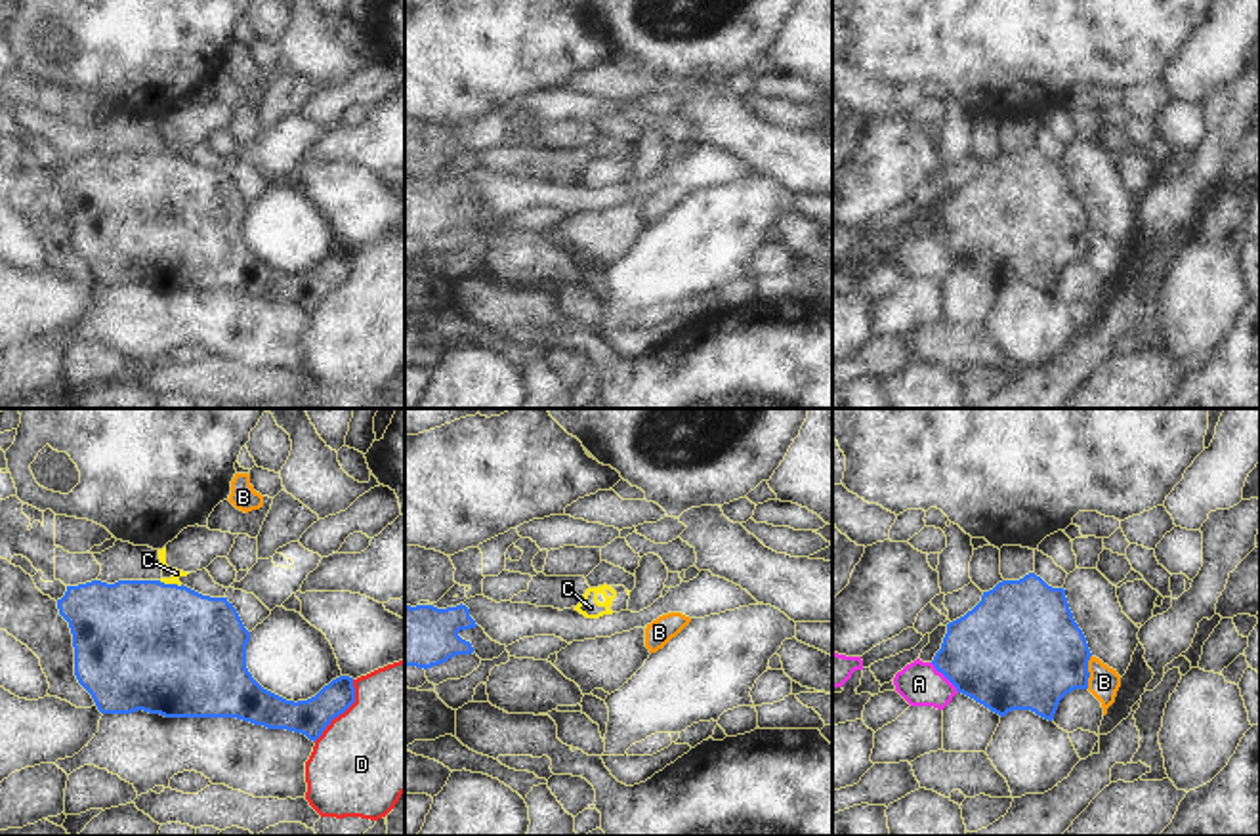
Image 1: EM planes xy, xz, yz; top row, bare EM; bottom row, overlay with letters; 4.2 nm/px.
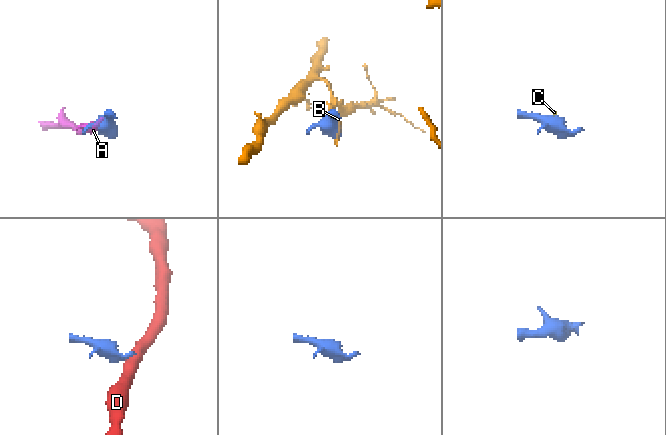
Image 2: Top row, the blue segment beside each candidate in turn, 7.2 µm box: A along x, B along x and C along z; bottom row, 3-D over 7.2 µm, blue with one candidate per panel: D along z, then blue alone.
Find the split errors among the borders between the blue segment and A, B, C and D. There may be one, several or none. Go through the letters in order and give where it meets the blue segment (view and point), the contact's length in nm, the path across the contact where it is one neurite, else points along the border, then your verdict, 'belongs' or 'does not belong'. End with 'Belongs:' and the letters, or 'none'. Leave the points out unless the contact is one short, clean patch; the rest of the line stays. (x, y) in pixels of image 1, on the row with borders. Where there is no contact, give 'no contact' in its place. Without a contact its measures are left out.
A: meets blue in yz at (945, 676); contact 180 nm long; does not belong
B: meets blue in yz at (1089, 672); contact 140 nm long; does not belong
C: meets blue in xy at (170, 585); contact 110 nm long; runs through xy (165, 644), (165, 609), (170, 585), (176, 573); belongs
D: meets blue in xy at (342, 712); contact 320 nm long; does not belong
Belongs: C

